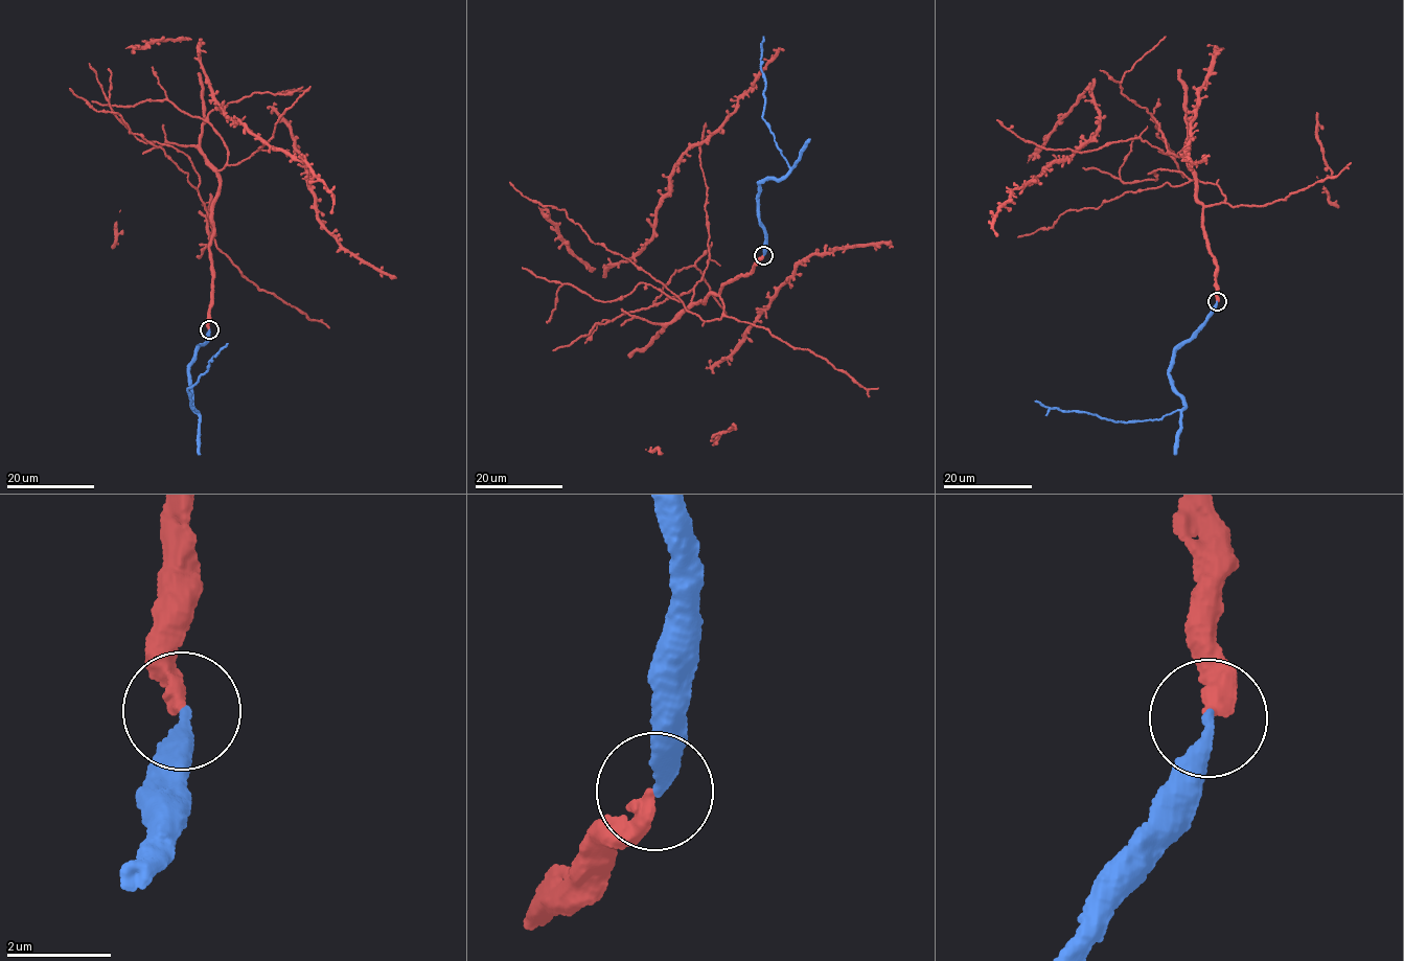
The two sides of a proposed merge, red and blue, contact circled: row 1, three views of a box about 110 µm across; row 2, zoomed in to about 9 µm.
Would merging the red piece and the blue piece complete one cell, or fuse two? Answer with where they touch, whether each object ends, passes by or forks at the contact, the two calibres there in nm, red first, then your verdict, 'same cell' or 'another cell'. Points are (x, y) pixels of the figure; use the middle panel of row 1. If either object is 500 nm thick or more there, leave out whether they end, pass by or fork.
place (763, 255); red ends; blue ends; calibres 300 and 280 nm; same cell

